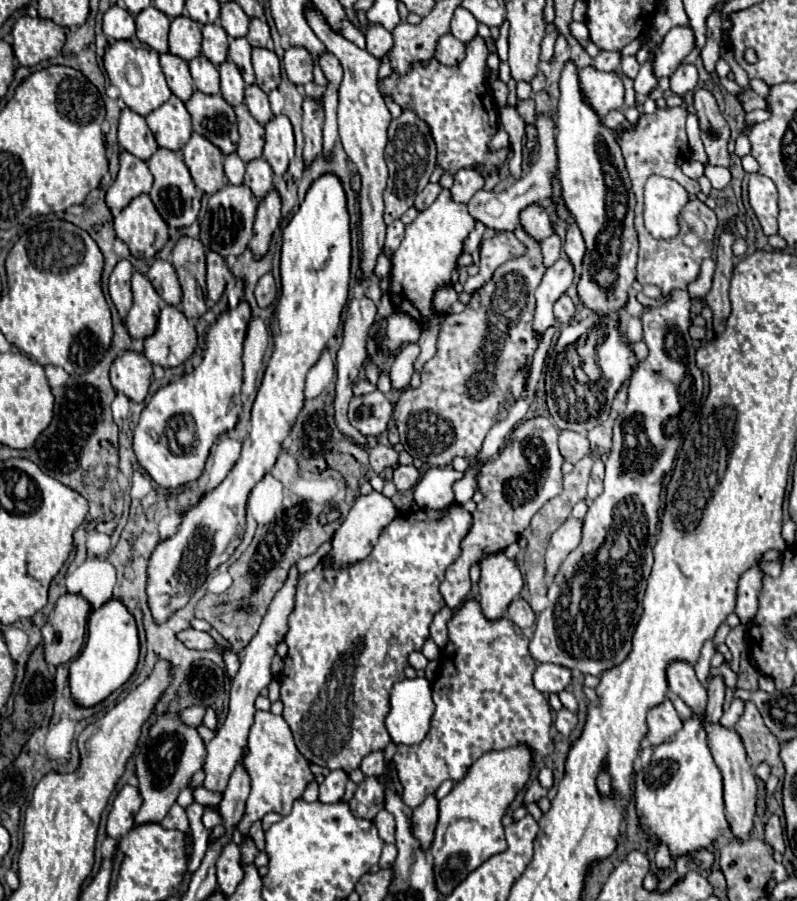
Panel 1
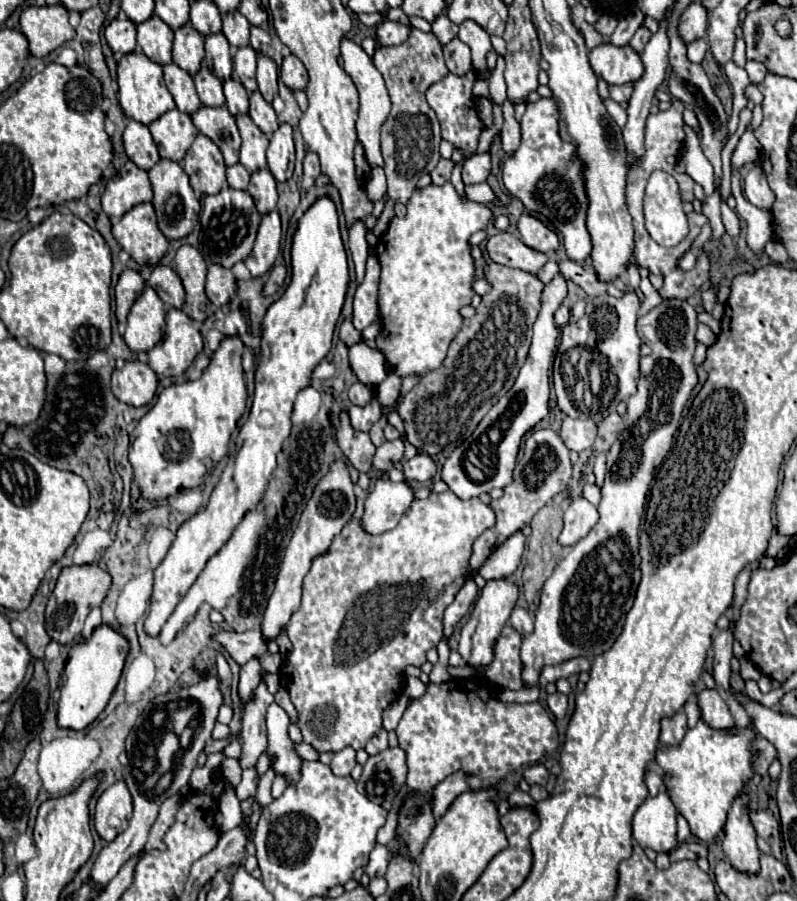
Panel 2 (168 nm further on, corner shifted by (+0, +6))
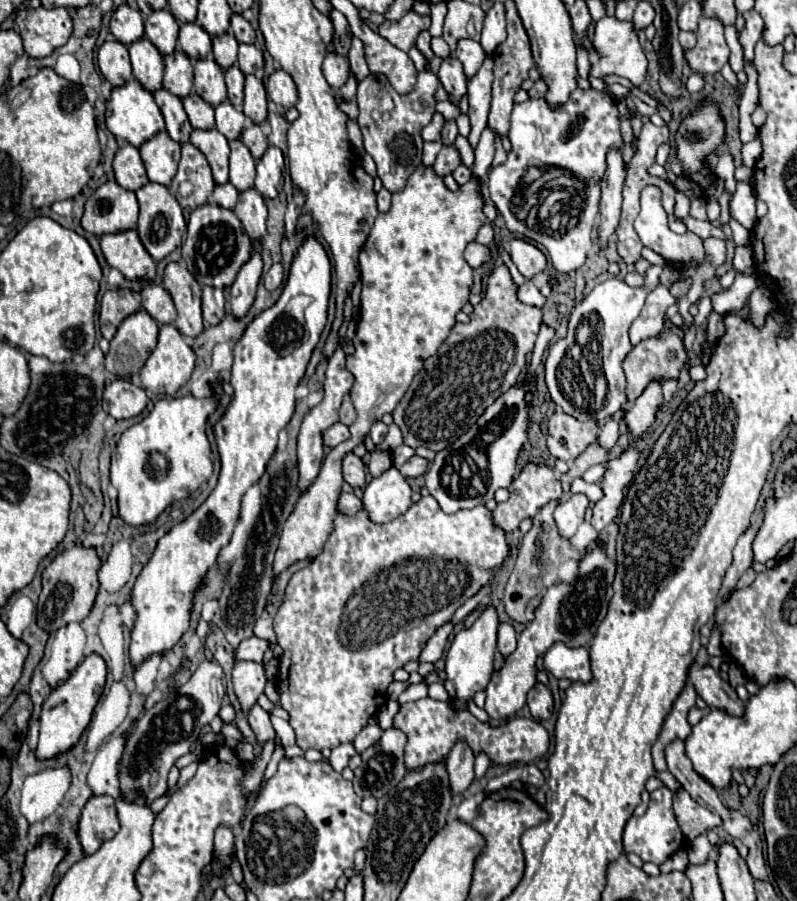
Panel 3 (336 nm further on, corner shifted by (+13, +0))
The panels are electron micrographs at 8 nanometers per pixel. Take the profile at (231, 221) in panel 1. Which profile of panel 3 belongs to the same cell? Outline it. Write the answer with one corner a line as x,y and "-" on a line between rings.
203,204
191,212
187,222
187,240
183,244
183,260
187,270
197,278
201,286
231,286
249,254
251,238
247,232
243,232
243,224
239,224
239,218
233,210
219,208
217,204

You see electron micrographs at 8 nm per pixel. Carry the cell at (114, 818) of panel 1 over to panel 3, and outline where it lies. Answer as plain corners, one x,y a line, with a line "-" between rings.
91,796
79,818
79,840
85,854
93,854
105,840
119,832
113,796

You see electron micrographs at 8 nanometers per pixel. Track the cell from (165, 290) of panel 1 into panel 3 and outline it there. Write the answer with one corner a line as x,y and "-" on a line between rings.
149,284
141,290
141,304
159,324
171,324
177,318
169,292
159,284

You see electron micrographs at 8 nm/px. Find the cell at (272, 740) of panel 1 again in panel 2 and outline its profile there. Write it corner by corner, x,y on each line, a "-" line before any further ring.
272,704
266,712
266,724
268,754
272,758
272,764
278,774
284,774
286,780
292,782
292,778
296,778
296,770
300,770
300,756
296,754
294,742
288,736
290,718
278,704

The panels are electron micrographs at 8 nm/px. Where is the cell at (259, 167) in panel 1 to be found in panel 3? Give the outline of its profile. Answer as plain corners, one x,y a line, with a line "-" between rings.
249,188
247,192
239,194
237,206
233,210
241,220
245,232
251,240
259,240
265,236
265,222
267,222
267,204
265,198
255,190

